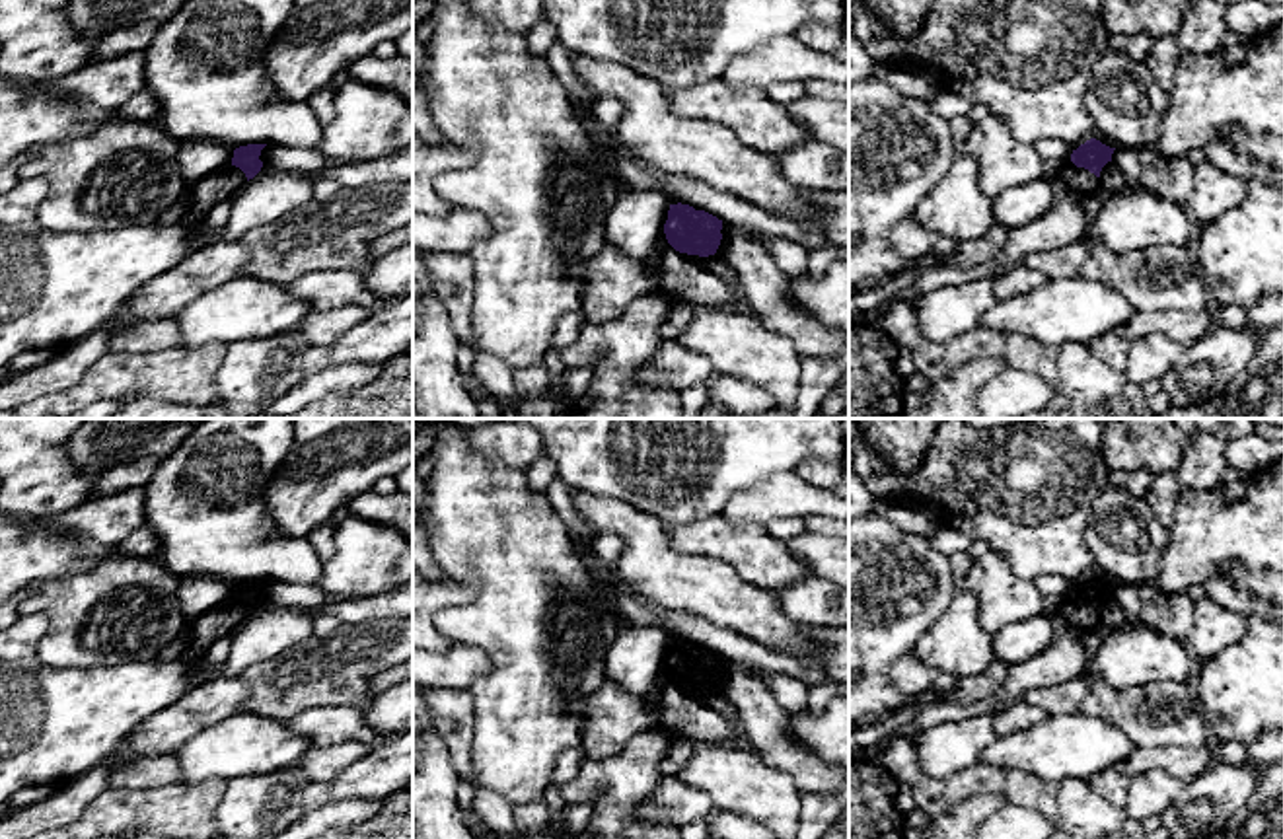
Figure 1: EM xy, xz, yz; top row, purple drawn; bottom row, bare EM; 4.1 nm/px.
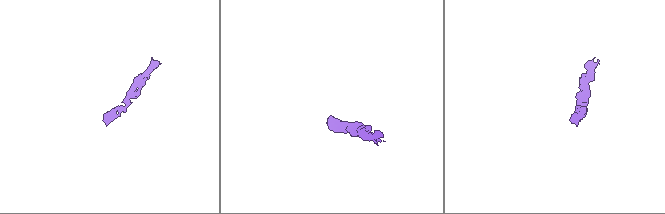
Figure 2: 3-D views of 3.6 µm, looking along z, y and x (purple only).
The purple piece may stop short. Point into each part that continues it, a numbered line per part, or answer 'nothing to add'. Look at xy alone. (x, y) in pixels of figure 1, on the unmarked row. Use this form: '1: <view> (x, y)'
1: xy (220, 621)

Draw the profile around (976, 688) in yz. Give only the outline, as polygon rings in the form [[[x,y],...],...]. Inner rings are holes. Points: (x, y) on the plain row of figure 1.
[[[995,658],[979,674],[956,679],[950,703],[971,705],[991,697],[1005,681],[1008,666]]]

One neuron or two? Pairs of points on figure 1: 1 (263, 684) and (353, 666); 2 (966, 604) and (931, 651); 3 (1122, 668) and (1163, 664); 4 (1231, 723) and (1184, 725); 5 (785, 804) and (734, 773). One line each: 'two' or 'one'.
1: one
2: one
3: one
4: two
5: one

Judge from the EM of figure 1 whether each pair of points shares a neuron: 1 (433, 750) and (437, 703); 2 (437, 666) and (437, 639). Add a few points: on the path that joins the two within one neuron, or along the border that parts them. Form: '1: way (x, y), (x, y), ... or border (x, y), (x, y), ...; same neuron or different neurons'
1: border (433, 730), (458, 773); different neurons
2: border (454, 643), (433, 655); different neurons

